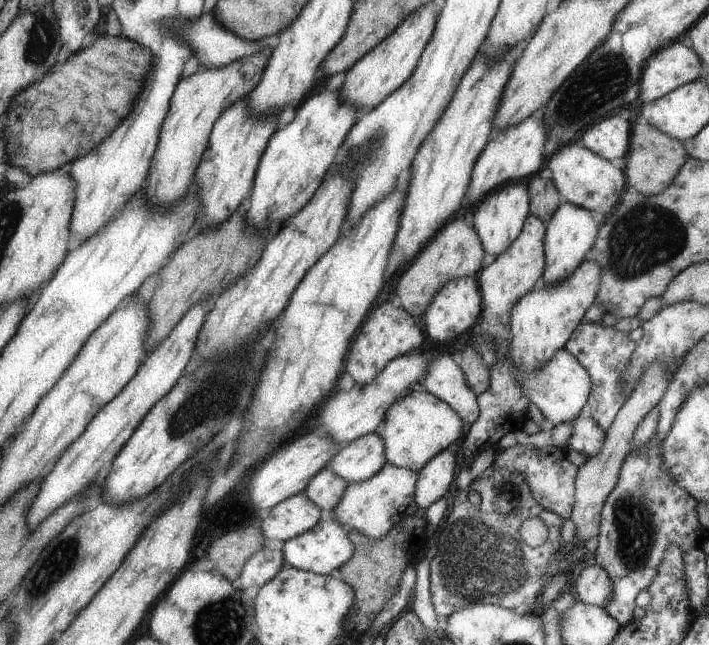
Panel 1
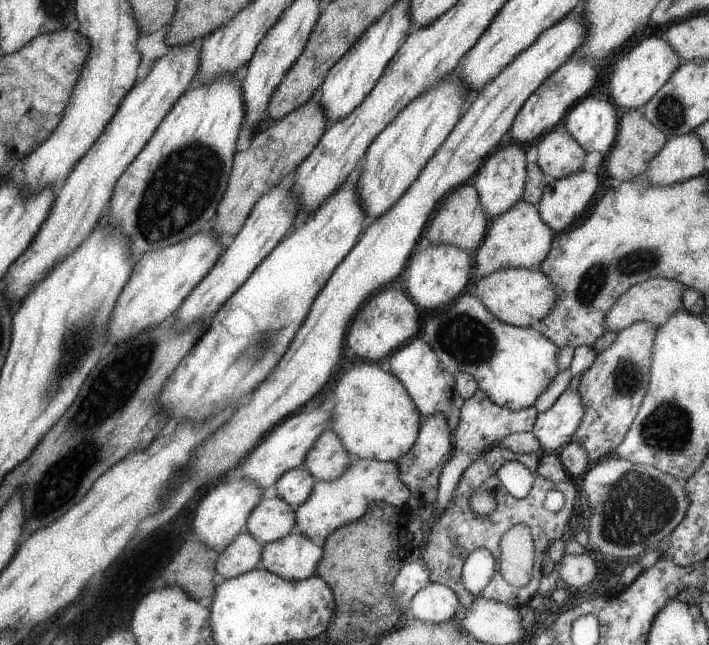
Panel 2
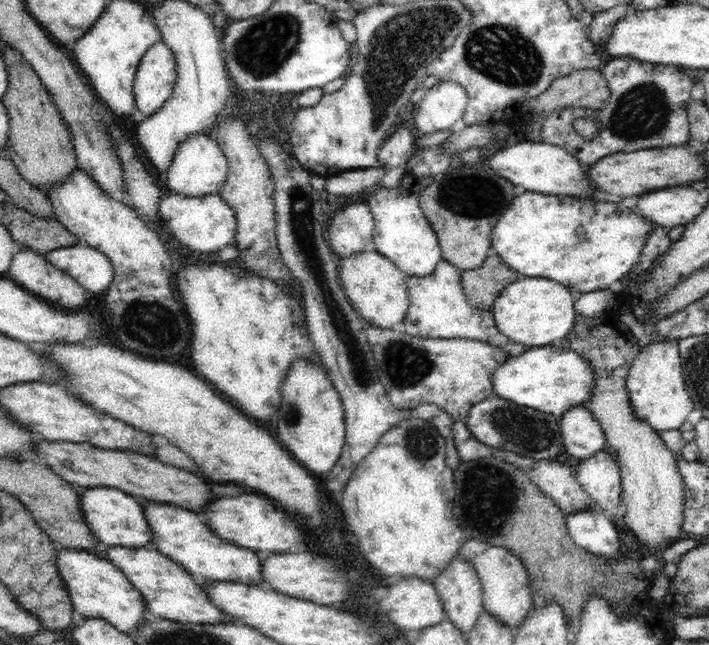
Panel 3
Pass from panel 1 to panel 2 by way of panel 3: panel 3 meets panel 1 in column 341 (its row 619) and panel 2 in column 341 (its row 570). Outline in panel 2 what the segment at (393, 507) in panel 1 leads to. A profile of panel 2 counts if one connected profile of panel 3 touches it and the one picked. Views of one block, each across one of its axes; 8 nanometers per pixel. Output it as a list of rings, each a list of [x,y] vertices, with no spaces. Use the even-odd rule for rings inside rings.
[[[357,457],[352,459],[352,465],[341,478],[336,478],[334,481],[318,481],[313,487],[313,494],[310,494],[309,501],[295,509],[297,532],[321,544],[340,526],[362,518],[364,512],[369,510],[368,504],[372,506],[378,502],[384,502],[400,508],[408,502],[409,488],[404,486],[400,468],[396,463],[377,459],[364,460]]]

